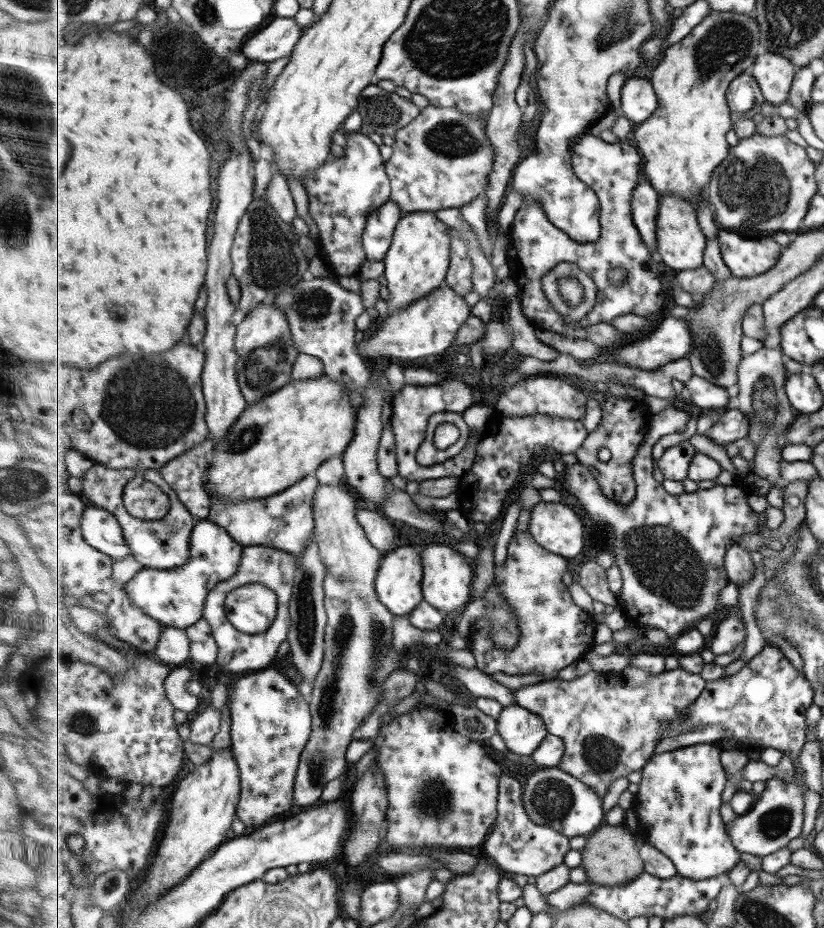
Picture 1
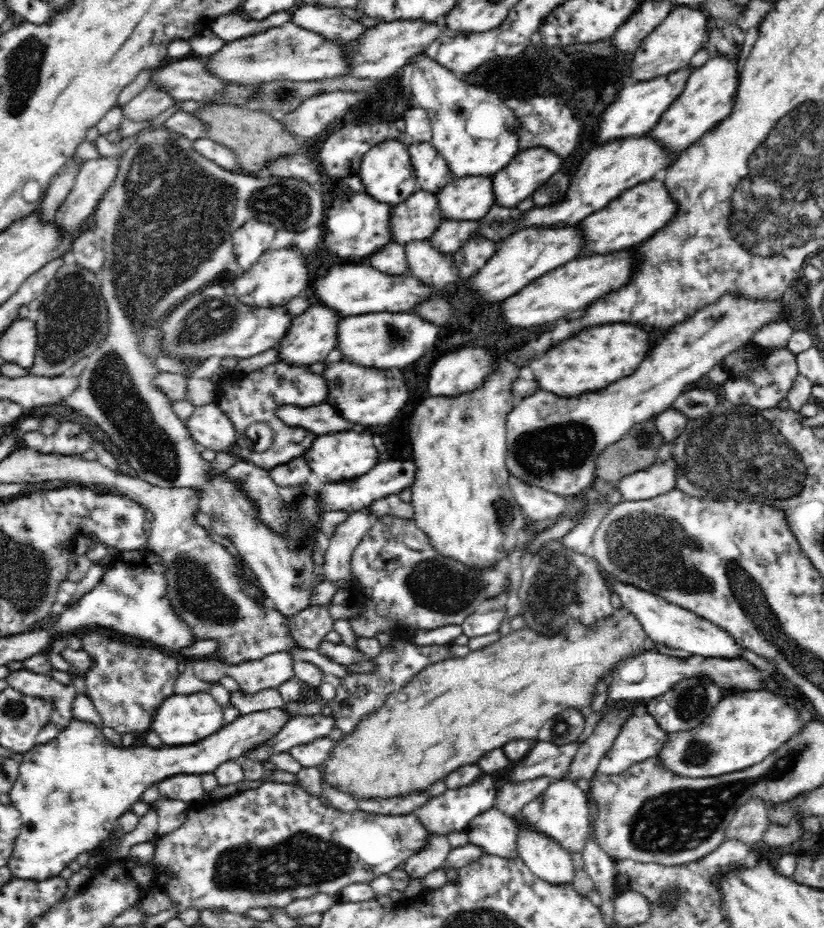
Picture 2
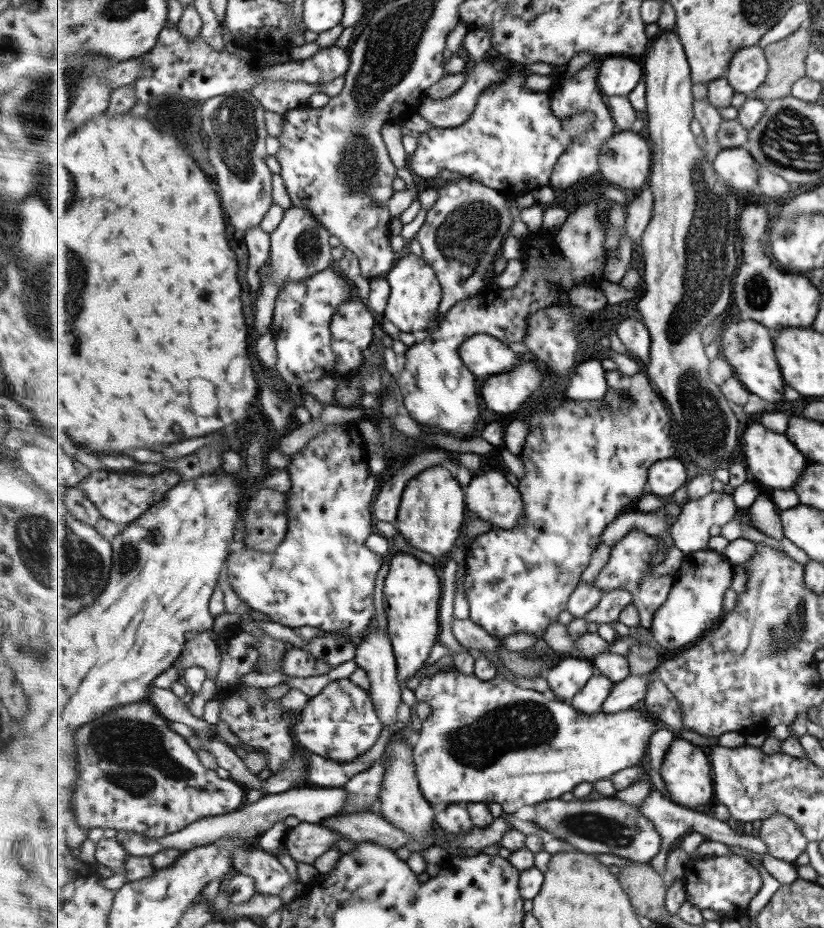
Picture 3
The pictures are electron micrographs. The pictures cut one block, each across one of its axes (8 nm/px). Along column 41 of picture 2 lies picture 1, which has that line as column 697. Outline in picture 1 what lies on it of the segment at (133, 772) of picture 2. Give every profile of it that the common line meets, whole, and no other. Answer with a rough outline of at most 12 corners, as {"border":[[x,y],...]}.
{"border":[[722,753],[653,755],[630,805],[678,874],[742,862],[719,814]]}

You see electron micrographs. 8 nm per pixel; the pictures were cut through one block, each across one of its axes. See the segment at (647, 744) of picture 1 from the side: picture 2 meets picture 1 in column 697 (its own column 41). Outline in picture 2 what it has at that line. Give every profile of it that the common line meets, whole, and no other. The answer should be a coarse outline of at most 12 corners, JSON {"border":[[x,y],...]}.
{"border":[[26,668],[6,678],[10,687],[52,707],[48,722],[64,730],[78,693]]}

